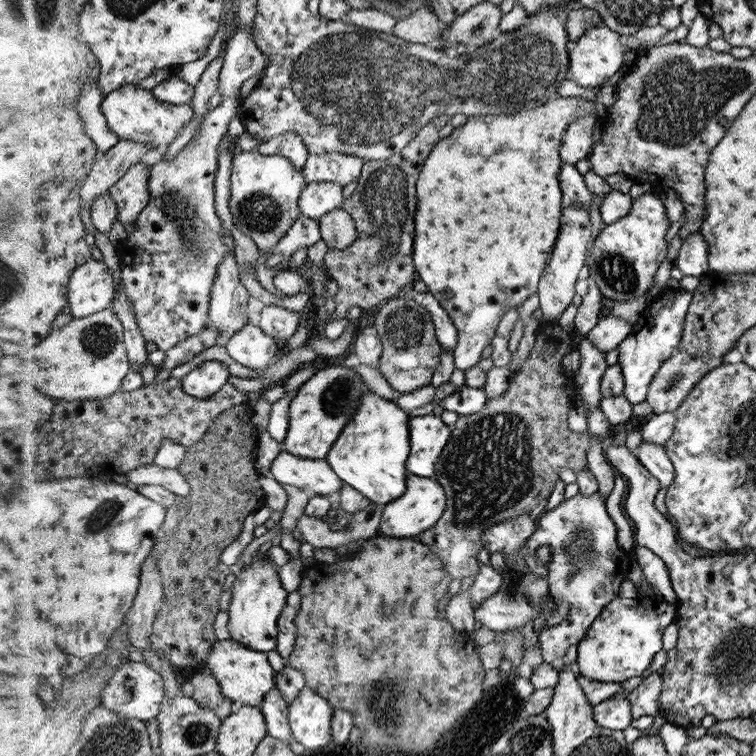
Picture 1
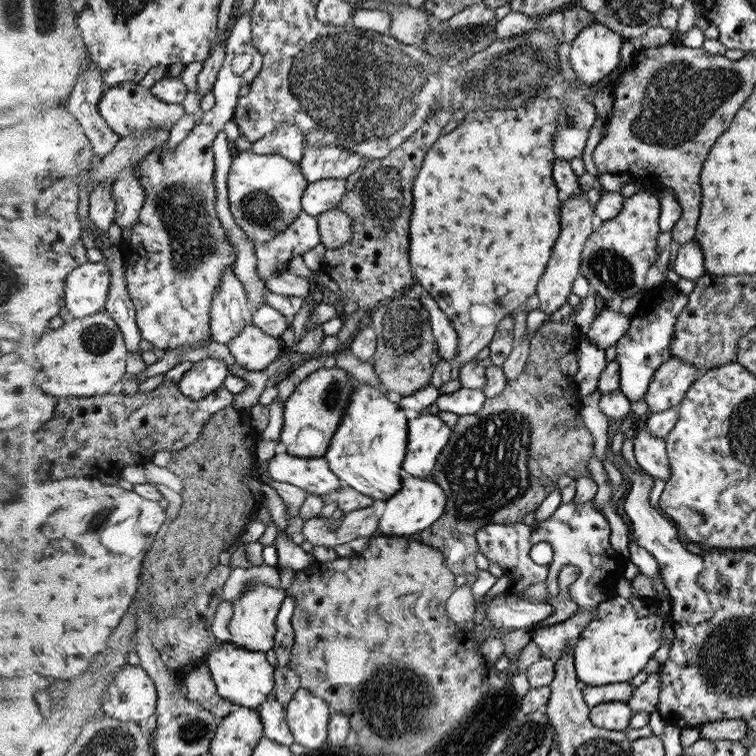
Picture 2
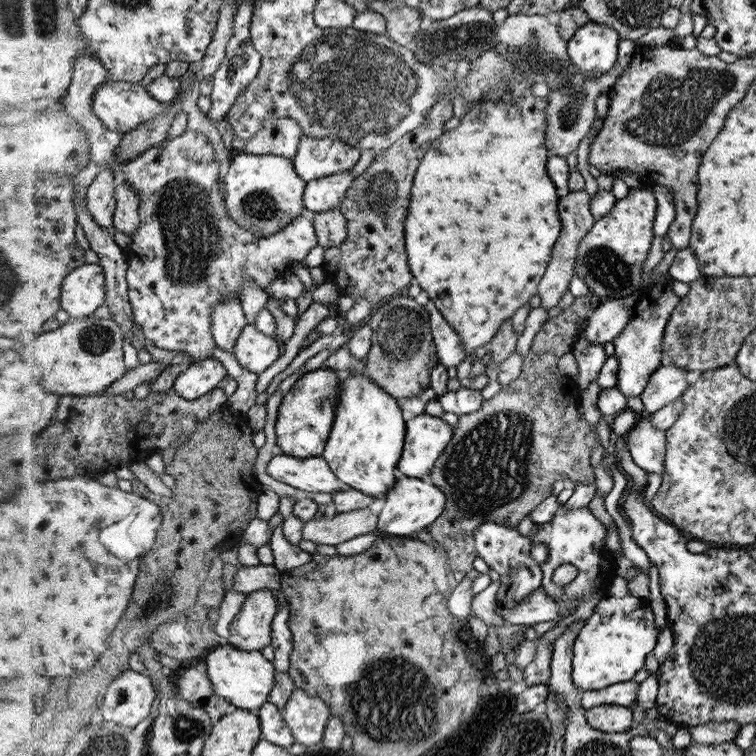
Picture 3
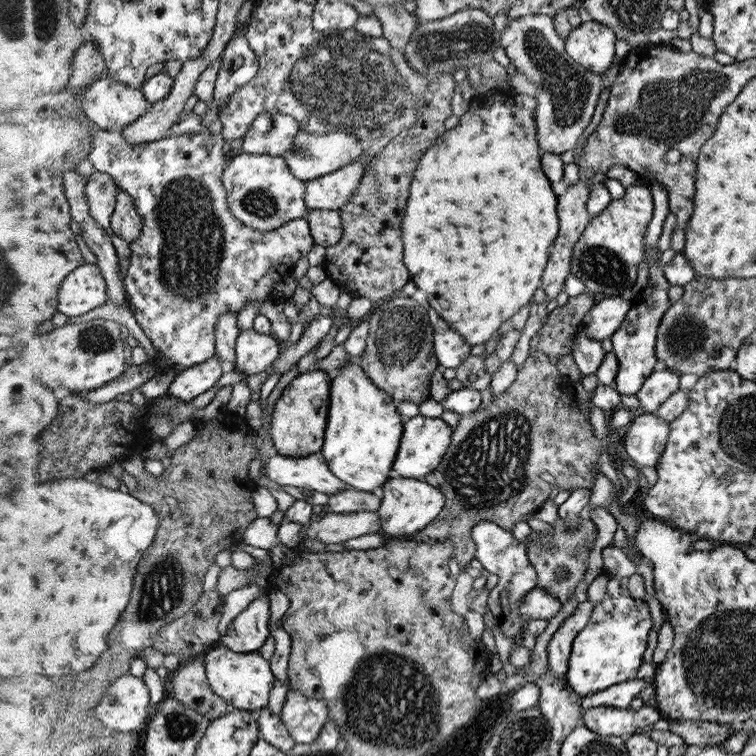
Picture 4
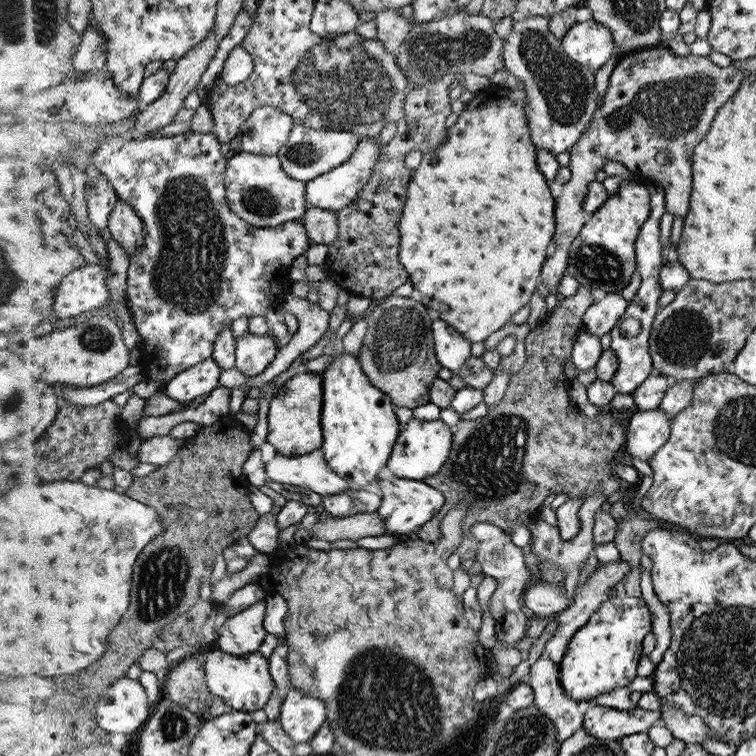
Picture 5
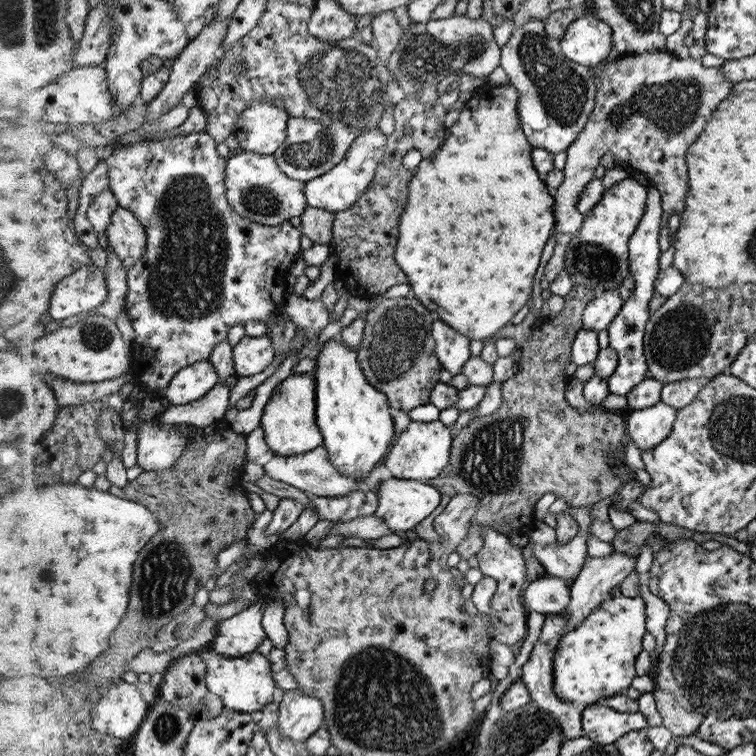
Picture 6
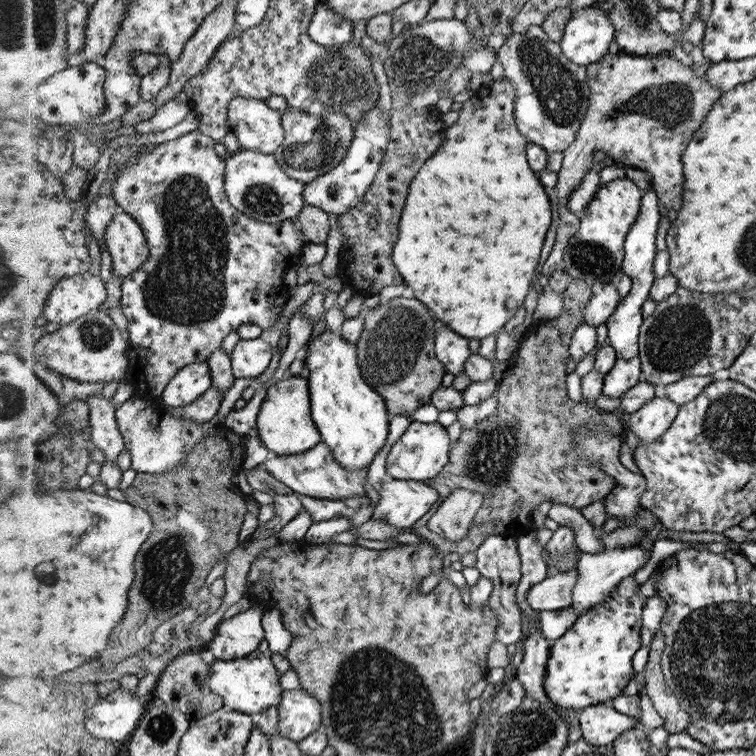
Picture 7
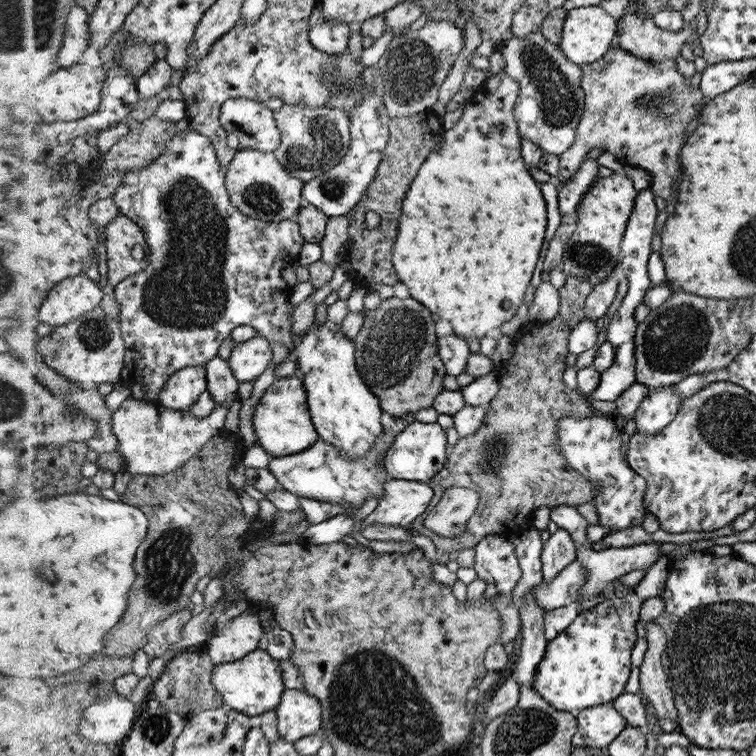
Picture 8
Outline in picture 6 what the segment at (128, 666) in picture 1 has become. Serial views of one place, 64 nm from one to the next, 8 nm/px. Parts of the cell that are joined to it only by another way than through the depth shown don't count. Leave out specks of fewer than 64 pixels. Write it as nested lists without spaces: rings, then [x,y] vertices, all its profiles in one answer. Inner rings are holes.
[[[126,681],[115,686],[108,694],[104,695],[102,702],[94,709],[93,727],[102,734],[108,734],[123,740],[137,734],[146,722],[152,705],[144,700],[144,694],[140,692],[140,689],[141,686]]]

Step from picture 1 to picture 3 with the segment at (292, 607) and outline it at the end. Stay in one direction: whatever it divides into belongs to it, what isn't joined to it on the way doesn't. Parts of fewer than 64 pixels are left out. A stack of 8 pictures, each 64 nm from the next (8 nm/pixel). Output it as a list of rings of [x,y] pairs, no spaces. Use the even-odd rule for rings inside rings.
[[[289,603],[278,609],[272,619],[272,646],[274,647],[275,670],[287,672],[289,670],[289,656],[293,649],[293,636],[288,628]]]

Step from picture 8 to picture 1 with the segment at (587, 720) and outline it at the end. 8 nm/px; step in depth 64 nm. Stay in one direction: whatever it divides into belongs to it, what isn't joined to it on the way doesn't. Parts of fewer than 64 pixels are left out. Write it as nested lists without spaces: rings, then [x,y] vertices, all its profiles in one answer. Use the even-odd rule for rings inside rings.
[[[616,696],[594,706],[594,718],[601,727],[621,730],[630,727],[634,716],[626,696]]]

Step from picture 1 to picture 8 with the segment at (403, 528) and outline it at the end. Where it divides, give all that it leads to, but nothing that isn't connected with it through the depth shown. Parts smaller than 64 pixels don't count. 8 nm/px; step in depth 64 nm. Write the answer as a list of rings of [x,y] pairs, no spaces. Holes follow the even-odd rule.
[[[389,478],[384,484],[384,492],[382,498],[379,499],[378,507],[372,514],[366,516],[362,528],[368,524],[384,524],[395,527],[408,526],[408,524],[416,520],[416,516],[420,516],[431,505],[431,502],[434,500],[432,496],[434,496],[432,487],[424,484],[424,482]]]

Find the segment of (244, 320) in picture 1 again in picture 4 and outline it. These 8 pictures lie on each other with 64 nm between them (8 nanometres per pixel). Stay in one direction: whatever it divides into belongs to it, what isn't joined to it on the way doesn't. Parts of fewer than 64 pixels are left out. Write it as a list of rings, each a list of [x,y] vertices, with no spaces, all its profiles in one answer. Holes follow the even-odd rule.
[[[227,312],[217,327],[217,356],[228,368],[237,364],[237,342],[243,330],[239,325],[240,312]]]

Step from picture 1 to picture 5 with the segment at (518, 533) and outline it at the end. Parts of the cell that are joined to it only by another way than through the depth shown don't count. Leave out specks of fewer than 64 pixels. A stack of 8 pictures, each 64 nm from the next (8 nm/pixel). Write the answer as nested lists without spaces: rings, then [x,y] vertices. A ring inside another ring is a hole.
[[[480,521],[472,525],[471,531],[479,542],[477,560],[482,573],[497,580],[496,590],[490,597],[489,611],[495,620],[494,632],[497,640],[513,646],[525,637],[531,616],[524,610],[523,596],[535,581],[536,575],[528,559],[528,550],[514,545],[511,534],[500,527]]]

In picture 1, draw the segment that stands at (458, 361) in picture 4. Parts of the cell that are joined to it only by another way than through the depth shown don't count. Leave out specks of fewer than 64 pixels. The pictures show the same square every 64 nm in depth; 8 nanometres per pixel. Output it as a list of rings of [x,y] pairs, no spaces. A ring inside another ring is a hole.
[[[409,288],[403,292],[404,295],[412,297],[416,302],[421,302],[428,310],[431,310],[432,320],[435,322],[435,335],[440,343],[443,343],[444,350],[452,350],[458,344],[459,330],[452,322],[451,315],[444,310],[439,299],[430,292],[417,292]]]

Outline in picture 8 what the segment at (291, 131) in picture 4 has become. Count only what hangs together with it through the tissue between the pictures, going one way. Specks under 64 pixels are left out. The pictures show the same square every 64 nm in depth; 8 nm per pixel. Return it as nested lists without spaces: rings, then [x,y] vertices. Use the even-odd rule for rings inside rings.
[[[244,98],[228,100],[221,119],[230,134],[239,136],[243,148],[274,152],[281,143],[273,111],[264,103]]]

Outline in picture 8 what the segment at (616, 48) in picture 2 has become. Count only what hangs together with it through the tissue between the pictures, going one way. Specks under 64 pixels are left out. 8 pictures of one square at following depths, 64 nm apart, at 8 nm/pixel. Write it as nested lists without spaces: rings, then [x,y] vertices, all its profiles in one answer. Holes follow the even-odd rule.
[[[584,6],[567,12],[561,42],[558,47],[573,63],[591,63],[598,61],[610,48],[610,42],[616,35],[616,18],[608,16],[600,6]]]

